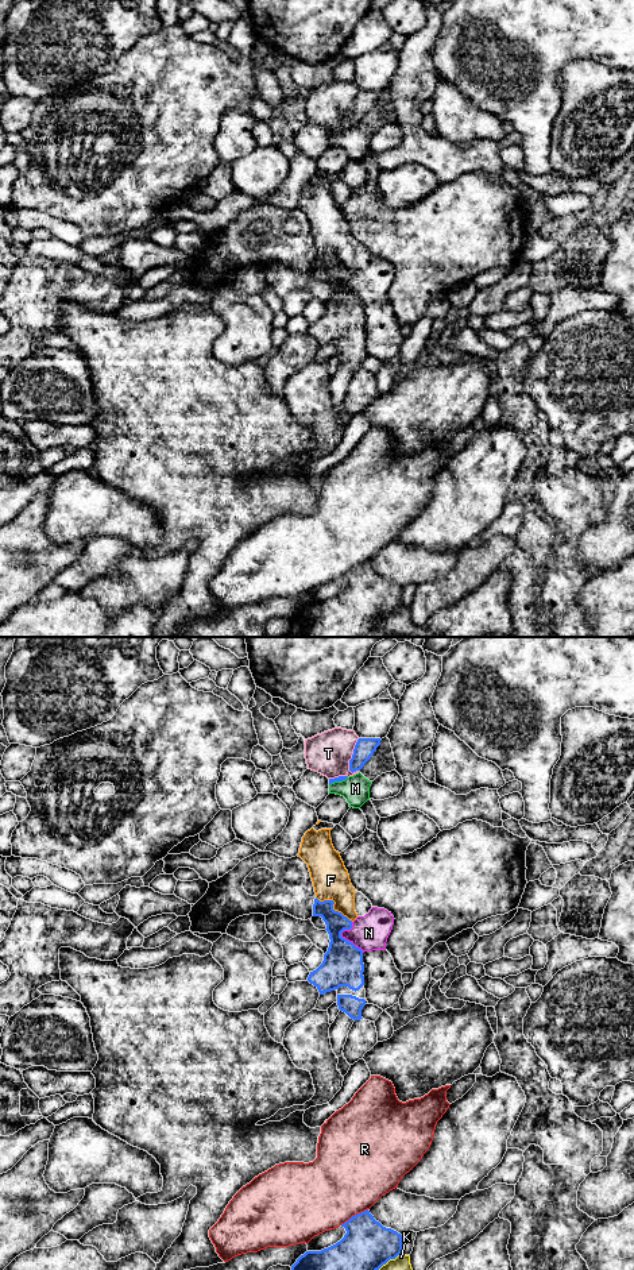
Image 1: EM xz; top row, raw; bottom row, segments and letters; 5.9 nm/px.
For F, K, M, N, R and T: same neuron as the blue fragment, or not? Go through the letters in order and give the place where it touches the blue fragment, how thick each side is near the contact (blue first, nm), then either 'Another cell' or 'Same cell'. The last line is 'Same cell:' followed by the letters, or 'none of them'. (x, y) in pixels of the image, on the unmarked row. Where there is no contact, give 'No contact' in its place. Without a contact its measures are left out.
F: Touches blue at xz (332, 258). Thickness 120 nm (blue) against 220 nm. Another cell
K: Touches blue at xz (385, 616). Thickness 300 nm (blue) against 140 nm. Another cell
M: Touches blue at xz (337, 132). Thickness 30 nm (blue) against 160 nm. Another cell
N: Touches blue at xz (344, 290). Thickness 240 nm (blue) against 220 nm. Another cell
R: Touches blue at xz (355, 567). Thickness 300 nm (blue) against 460 nm. Another cell
T: Touches blue at xz (352, 108). Thickness 120 nm (blue) against 260 nm. Another cell
Same cell: none of them

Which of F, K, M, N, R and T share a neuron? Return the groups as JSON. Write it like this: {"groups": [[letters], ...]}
{"groups": [["F", "N"], ["K"], ["M"], ["R"], ["T"]]}

